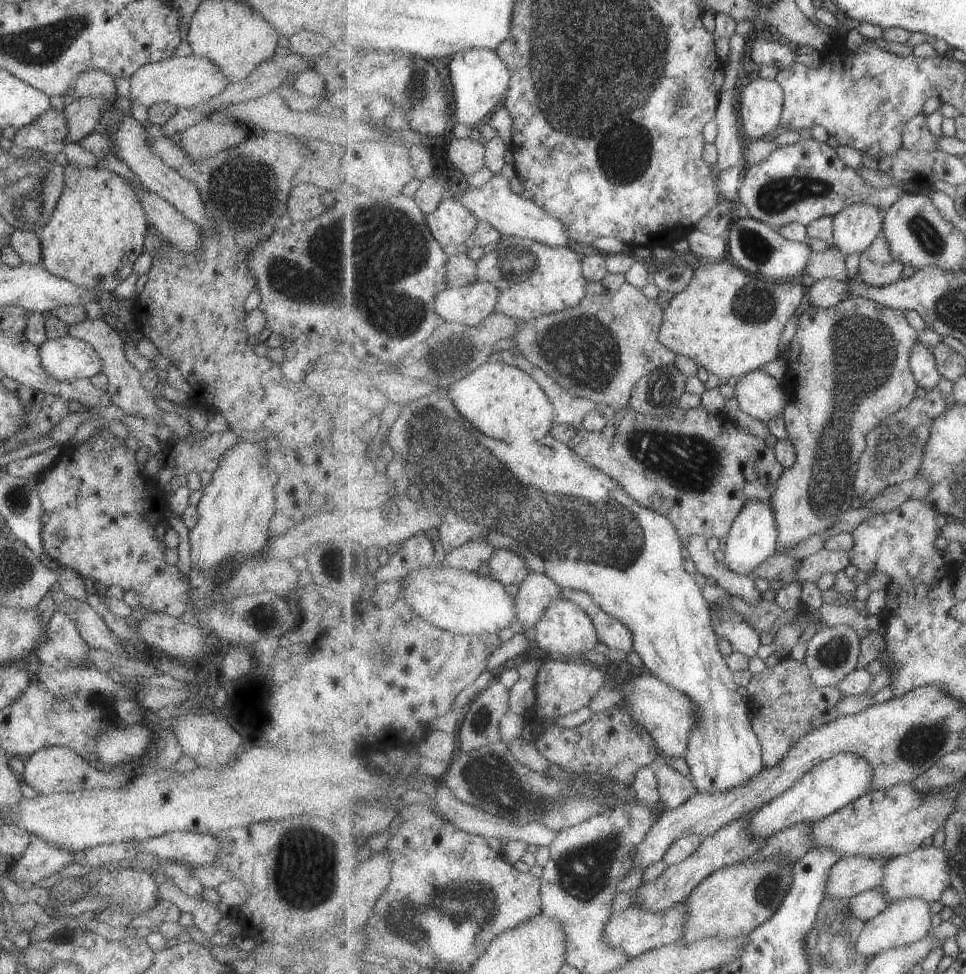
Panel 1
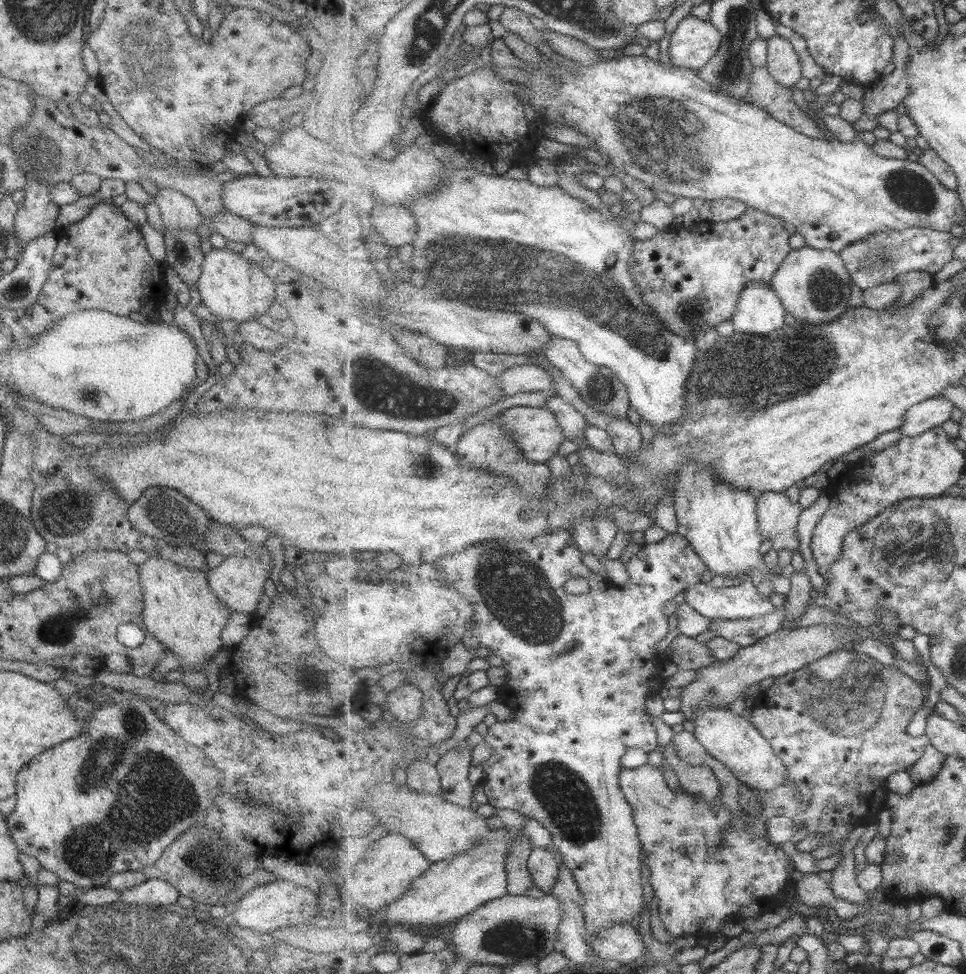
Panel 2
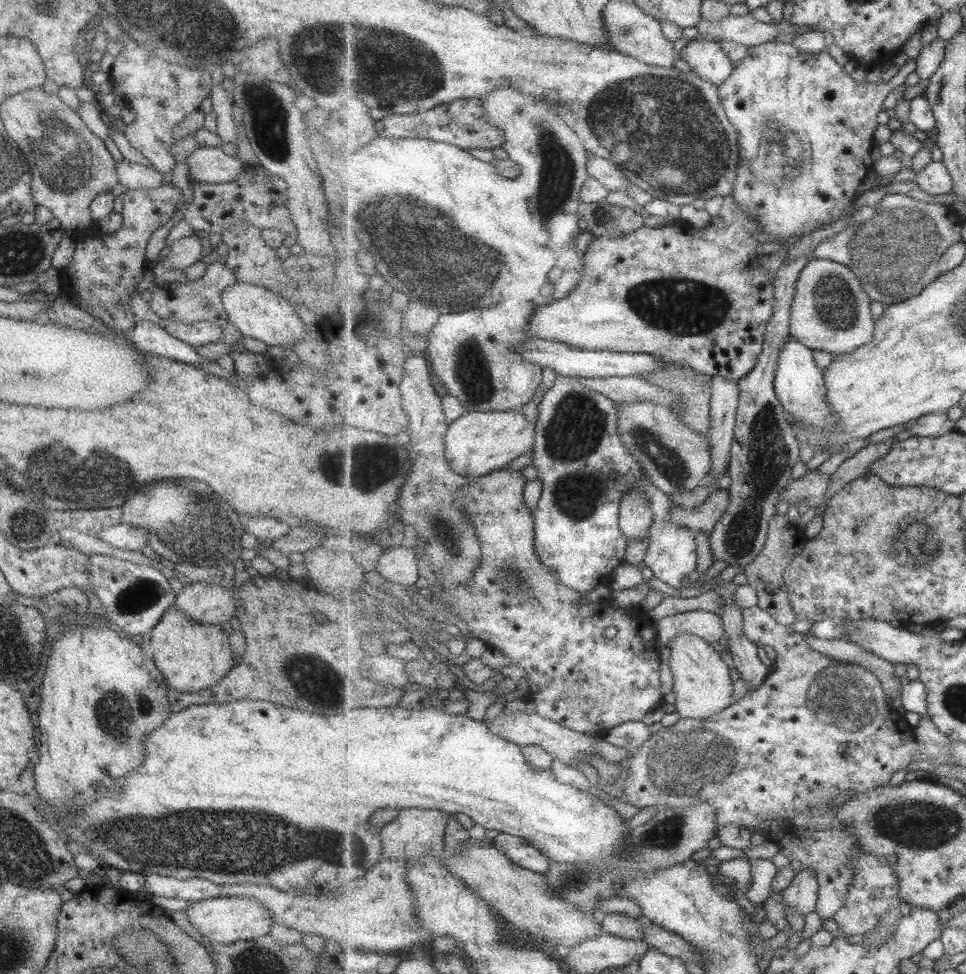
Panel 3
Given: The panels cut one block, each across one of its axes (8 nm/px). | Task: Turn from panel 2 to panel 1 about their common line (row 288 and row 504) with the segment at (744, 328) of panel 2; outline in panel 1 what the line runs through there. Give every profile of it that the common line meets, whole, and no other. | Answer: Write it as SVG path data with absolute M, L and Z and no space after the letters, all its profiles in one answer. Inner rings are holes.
M751 499L746 502L741 513L735 517L734 525L722 547L725 564L737 574L749 575L756 566L778 552L778 522L774 504L769 499Z

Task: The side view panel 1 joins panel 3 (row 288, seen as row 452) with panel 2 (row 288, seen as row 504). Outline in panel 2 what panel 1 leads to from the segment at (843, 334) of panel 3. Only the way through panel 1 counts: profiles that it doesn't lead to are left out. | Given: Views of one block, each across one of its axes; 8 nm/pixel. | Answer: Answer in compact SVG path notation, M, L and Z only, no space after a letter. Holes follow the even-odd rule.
M807 245L793 249L770 282L770 286L786 306L786 311L811 324L834 321L851 309L849 298L853 284L854 279L839 253L833 250L817 250Z

